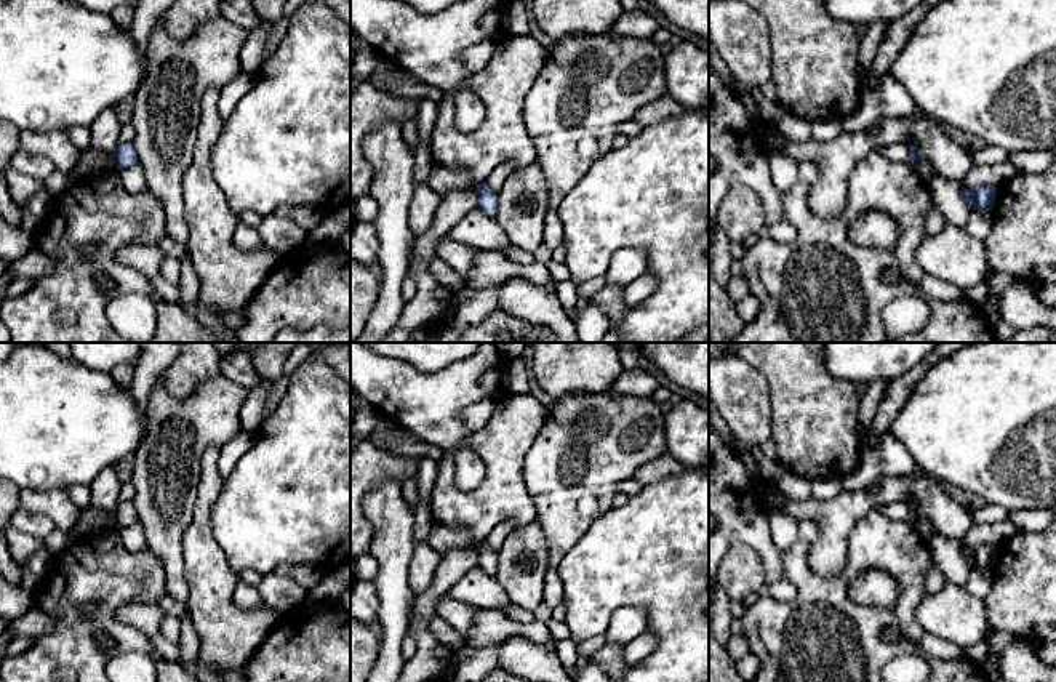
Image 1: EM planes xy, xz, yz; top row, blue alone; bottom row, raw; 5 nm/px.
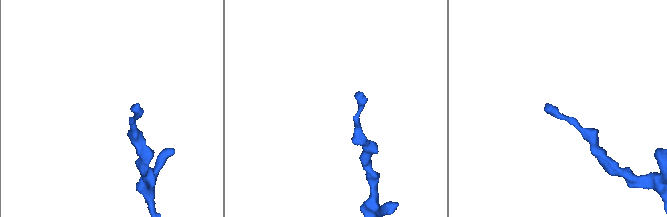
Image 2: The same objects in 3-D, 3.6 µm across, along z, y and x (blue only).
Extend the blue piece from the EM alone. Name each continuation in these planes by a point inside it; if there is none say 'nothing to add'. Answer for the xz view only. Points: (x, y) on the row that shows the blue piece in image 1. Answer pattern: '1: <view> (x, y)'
nothing to add

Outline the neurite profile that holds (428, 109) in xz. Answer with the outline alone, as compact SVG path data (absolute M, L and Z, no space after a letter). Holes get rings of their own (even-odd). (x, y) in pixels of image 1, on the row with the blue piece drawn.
M429 98L419 101L416 112L418 142L411 150L413 154L413 179L414 184L427 183L427 178L434 168L434 158L430 154L430 134L437 120L438 104Z

